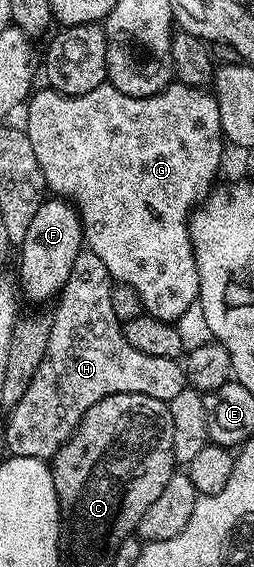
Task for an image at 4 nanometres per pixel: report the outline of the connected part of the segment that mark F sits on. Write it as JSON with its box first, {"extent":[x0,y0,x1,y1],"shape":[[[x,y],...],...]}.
{"extent":[17,198,84,301],"shape":[[[62,198],[44,199],[37,214],[33,214],[33,222],[29,222],[29,230],[22,244],[17,248],[17,284],[22,295],[27,295],[31,300],[54,301],[63,291],[65,282],[69,282],[73,262],[77,262],[77,254],[84,251],[84,248],[83,223],[78,208],[71,201]]]}

